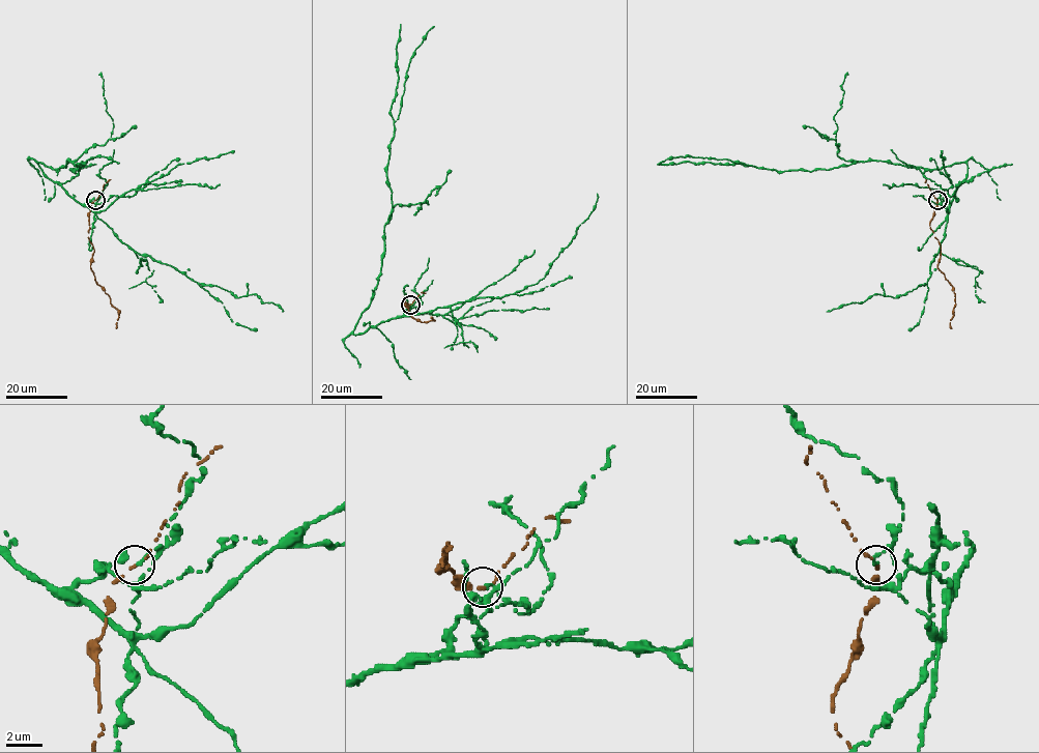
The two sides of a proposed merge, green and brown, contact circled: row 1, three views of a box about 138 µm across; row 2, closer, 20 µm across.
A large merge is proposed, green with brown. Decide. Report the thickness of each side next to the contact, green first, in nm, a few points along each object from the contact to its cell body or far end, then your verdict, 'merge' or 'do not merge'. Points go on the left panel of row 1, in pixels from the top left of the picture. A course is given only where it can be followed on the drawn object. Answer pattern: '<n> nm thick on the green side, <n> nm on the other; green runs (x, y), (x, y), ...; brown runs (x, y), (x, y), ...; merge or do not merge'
200 nm thick on the green side, 140 nm on the other; green runs (95, 200), (78, 203), (38, 163), (57, 169), (69, 161), (77, 166), (71, 171), (91, 157), (119, 163); brown runs (95, 200), (90, 205), (88, 230), (94, 250), (90, 268), (97, 284), (118, 311), (116, 328); do not merge

